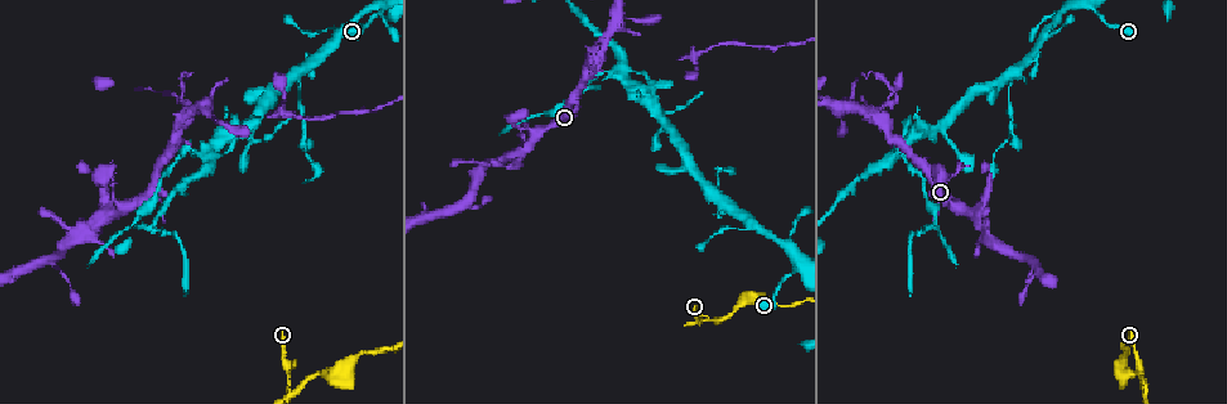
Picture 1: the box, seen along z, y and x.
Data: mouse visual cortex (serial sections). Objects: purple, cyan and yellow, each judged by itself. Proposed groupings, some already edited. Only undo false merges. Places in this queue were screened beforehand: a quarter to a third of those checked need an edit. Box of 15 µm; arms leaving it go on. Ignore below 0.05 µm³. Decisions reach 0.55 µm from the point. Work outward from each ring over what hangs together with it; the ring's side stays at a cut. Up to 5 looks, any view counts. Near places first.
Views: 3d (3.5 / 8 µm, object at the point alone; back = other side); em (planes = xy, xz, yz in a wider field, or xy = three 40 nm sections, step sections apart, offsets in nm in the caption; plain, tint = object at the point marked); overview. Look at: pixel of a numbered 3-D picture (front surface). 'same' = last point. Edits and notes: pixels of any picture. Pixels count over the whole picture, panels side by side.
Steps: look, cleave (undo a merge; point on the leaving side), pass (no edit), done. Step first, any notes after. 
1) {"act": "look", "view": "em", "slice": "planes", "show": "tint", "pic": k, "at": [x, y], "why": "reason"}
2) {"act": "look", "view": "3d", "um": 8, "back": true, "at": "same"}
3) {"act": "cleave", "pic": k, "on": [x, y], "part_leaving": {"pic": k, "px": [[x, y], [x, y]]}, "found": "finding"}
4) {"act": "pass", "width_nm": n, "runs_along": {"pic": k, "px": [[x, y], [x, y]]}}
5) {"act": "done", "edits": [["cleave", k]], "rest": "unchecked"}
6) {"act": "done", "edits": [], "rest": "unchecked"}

{"act": "look", "view": "3d", "um": 3.5, "pic": 1, "at": [702, 322], "why": "sharp bend"}

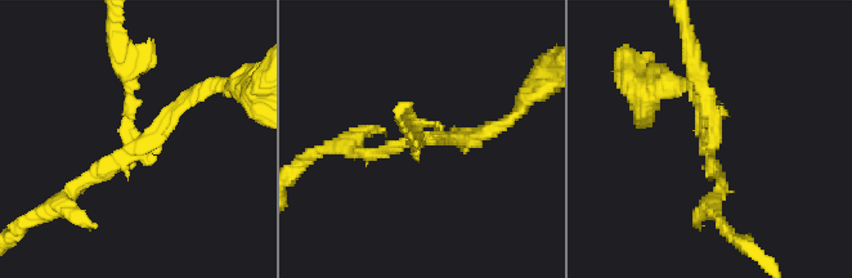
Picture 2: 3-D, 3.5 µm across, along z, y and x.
{"act": "look", "view": "em", "slice": "planes", "show": "tint", "pic": 2, "at": [126, 124]}

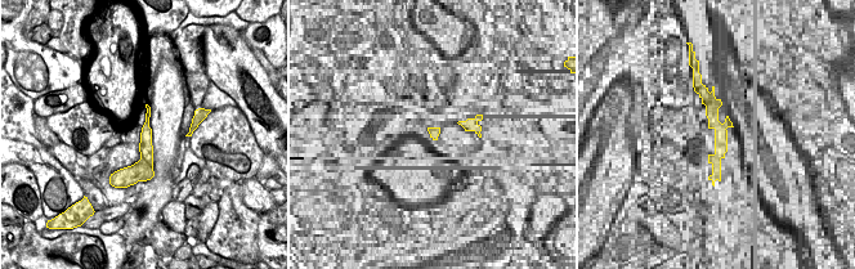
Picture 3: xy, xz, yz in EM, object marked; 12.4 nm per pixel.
{"act": "pass", "runs_along": {"pic": 2, "px": [[115, 43], [139, 142], [183, 102]]}, "found": "one cell here"}

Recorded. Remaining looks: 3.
{"act": "look", "view": "3d", "um": 3.5, "pic": 1, "at": [789, 236], "why": "calibre changes"}

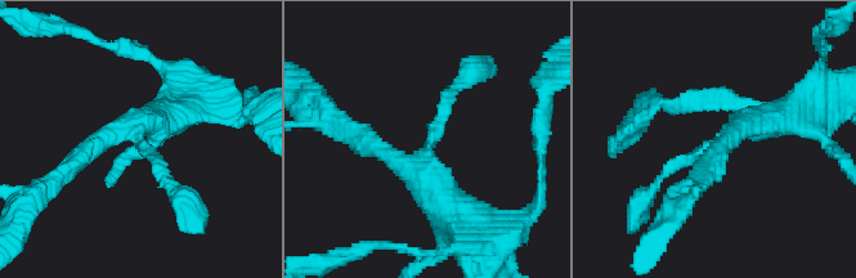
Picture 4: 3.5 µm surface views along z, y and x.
{"act": "look", "view": "em", "slice": "xy", "step": 2, "show": "plain", "pic": 4, "at": [137, 143]}

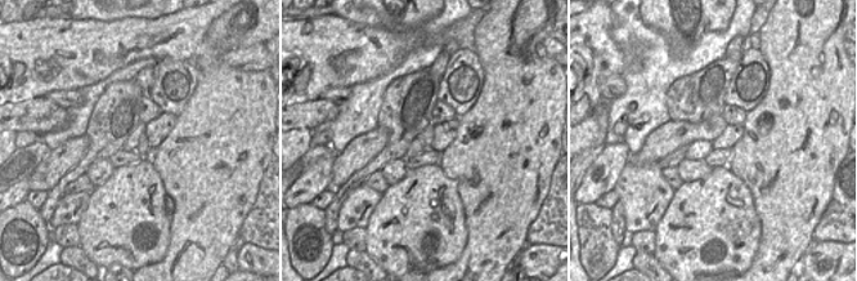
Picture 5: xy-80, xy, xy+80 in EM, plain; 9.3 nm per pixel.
{"act": "look", "view": "em", "slice": "xy", "step": 2, "show": "tint", "at": "same"}

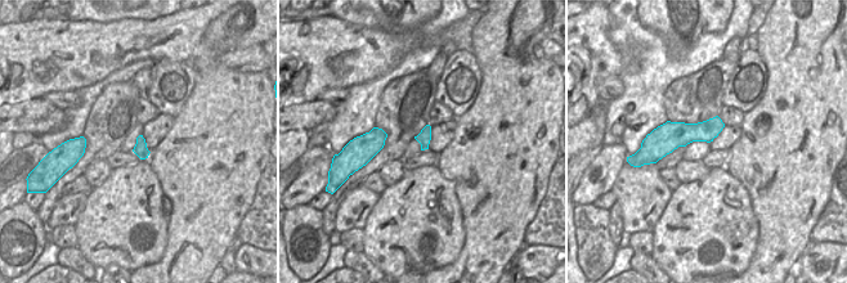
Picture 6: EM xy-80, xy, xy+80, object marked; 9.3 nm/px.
{"act": "pass", "runs_along": {"pic": 4, "px": [[776, 117], [747, 121], [654, 184]]}, "found": "one cell here"}

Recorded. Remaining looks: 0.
{"act": "done", "edits": [], "rest": "unchecked"}

